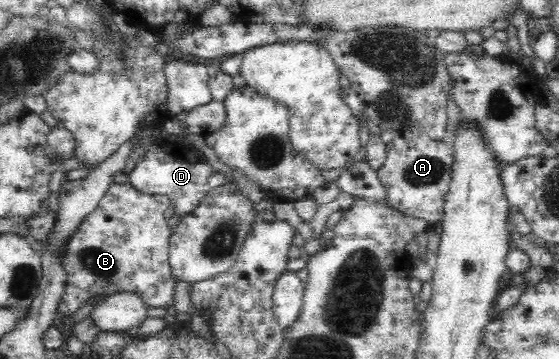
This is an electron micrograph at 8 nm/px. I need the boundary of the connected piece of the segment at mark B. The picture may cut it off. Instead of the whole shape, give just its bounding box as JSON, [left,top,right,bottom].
[58,181,176,316]

